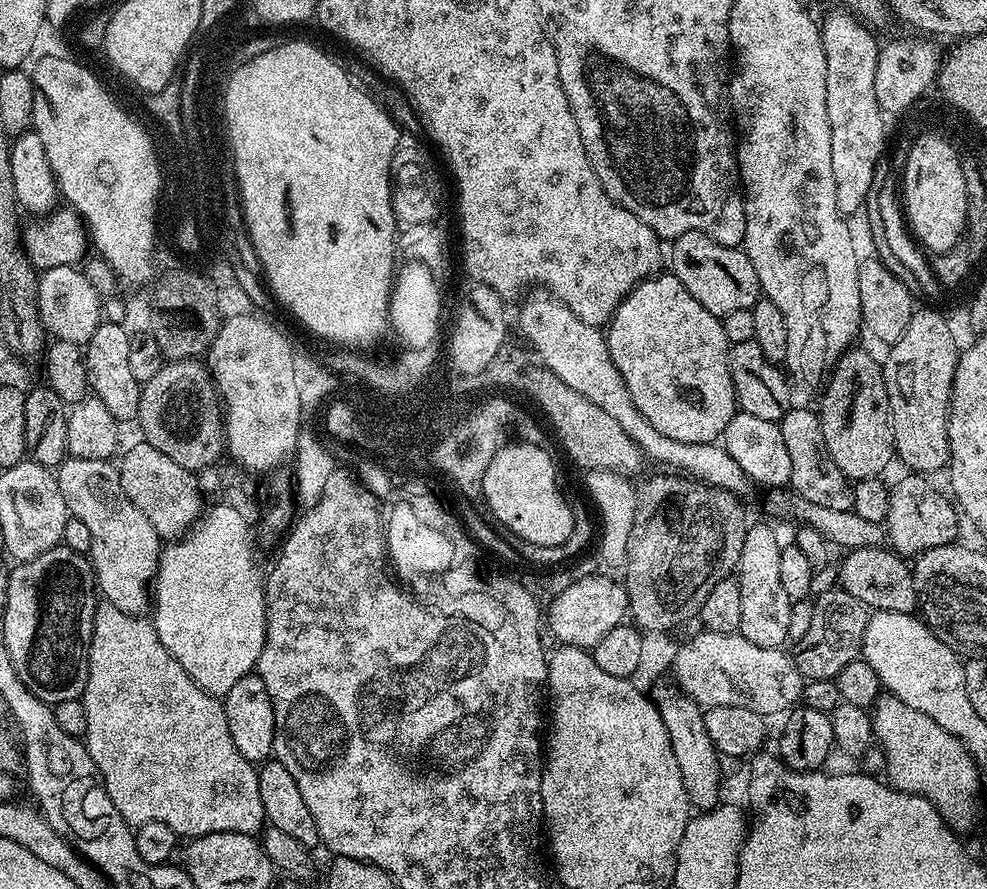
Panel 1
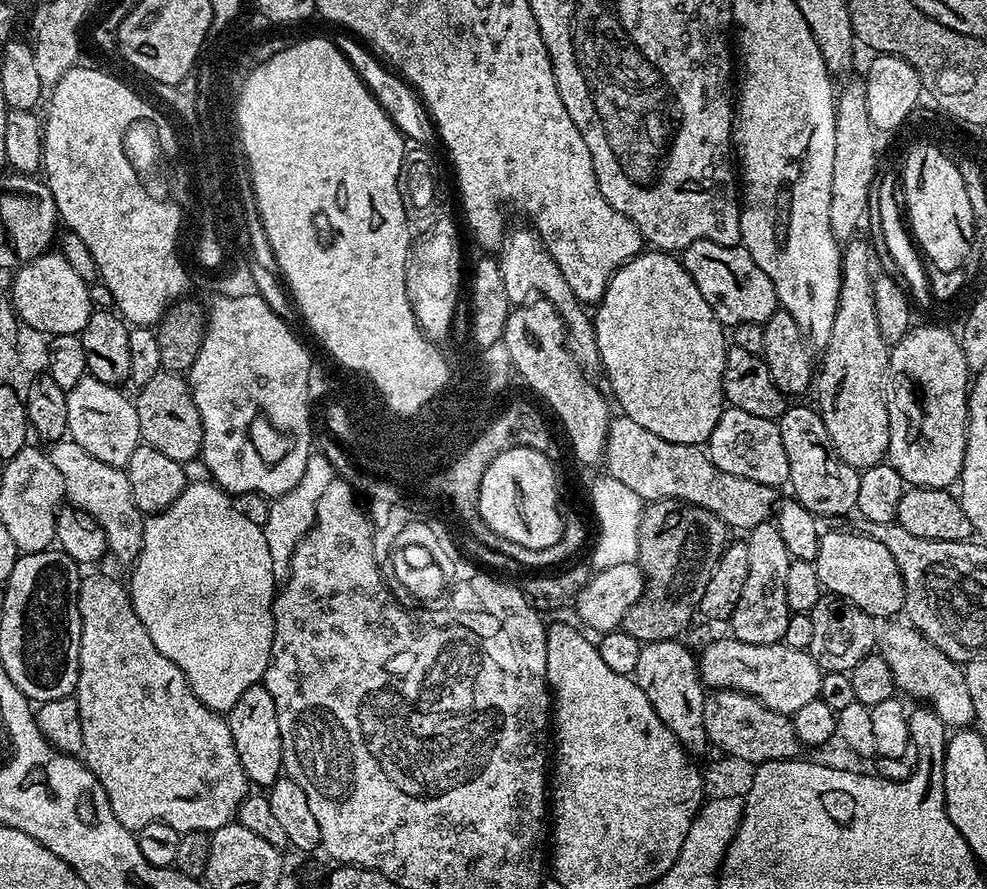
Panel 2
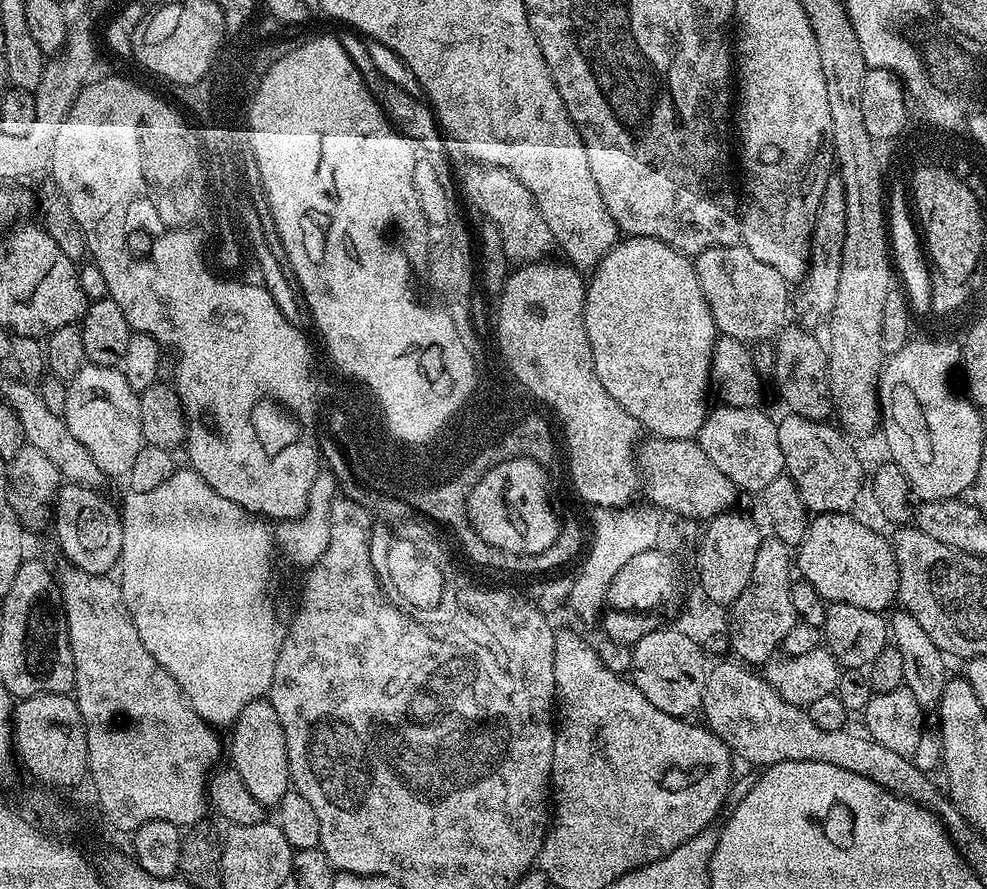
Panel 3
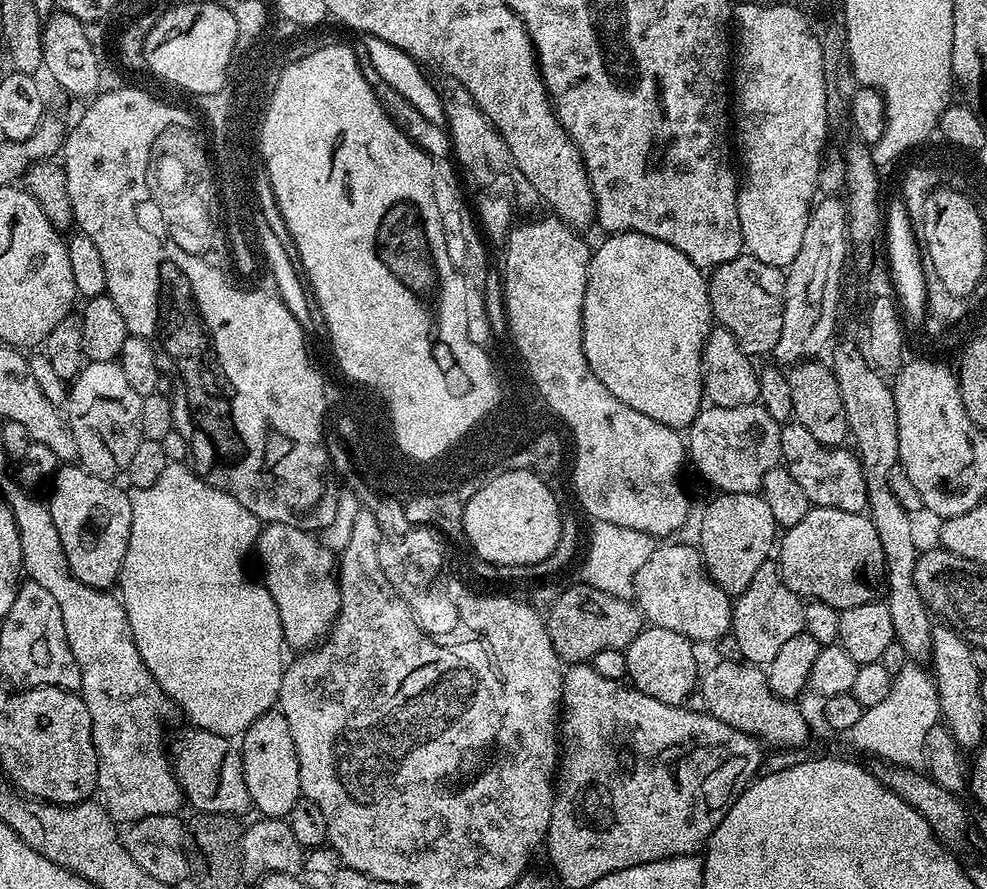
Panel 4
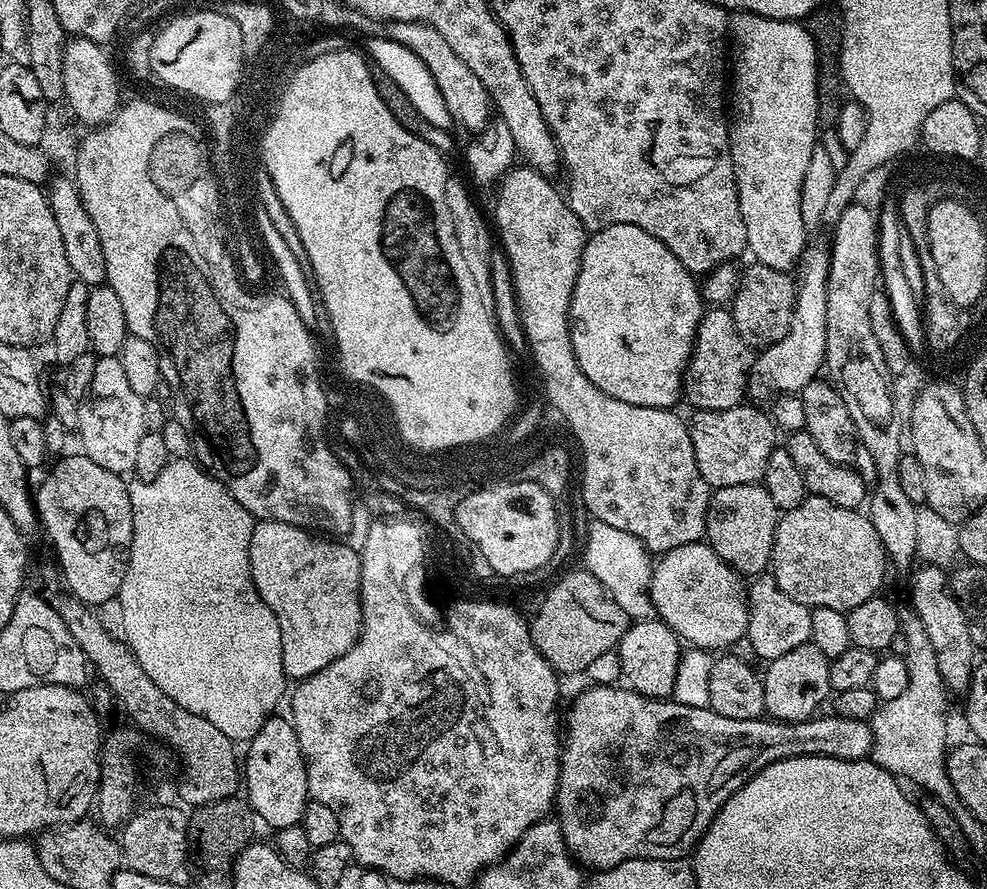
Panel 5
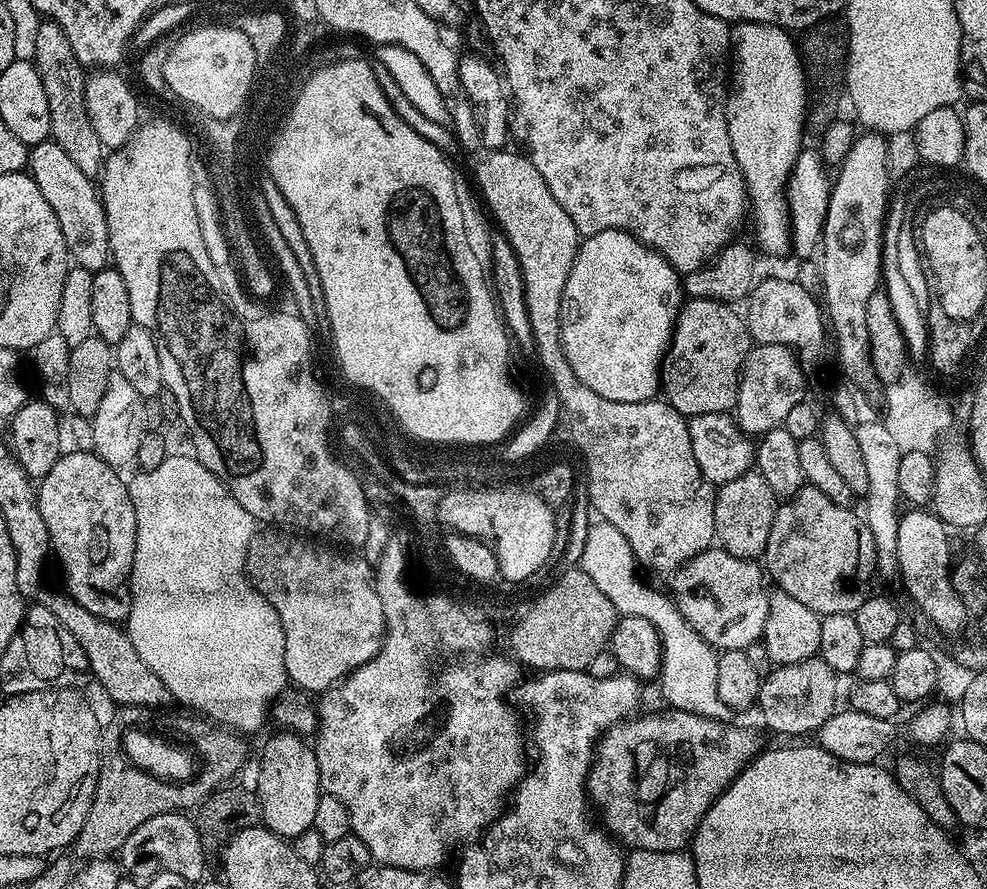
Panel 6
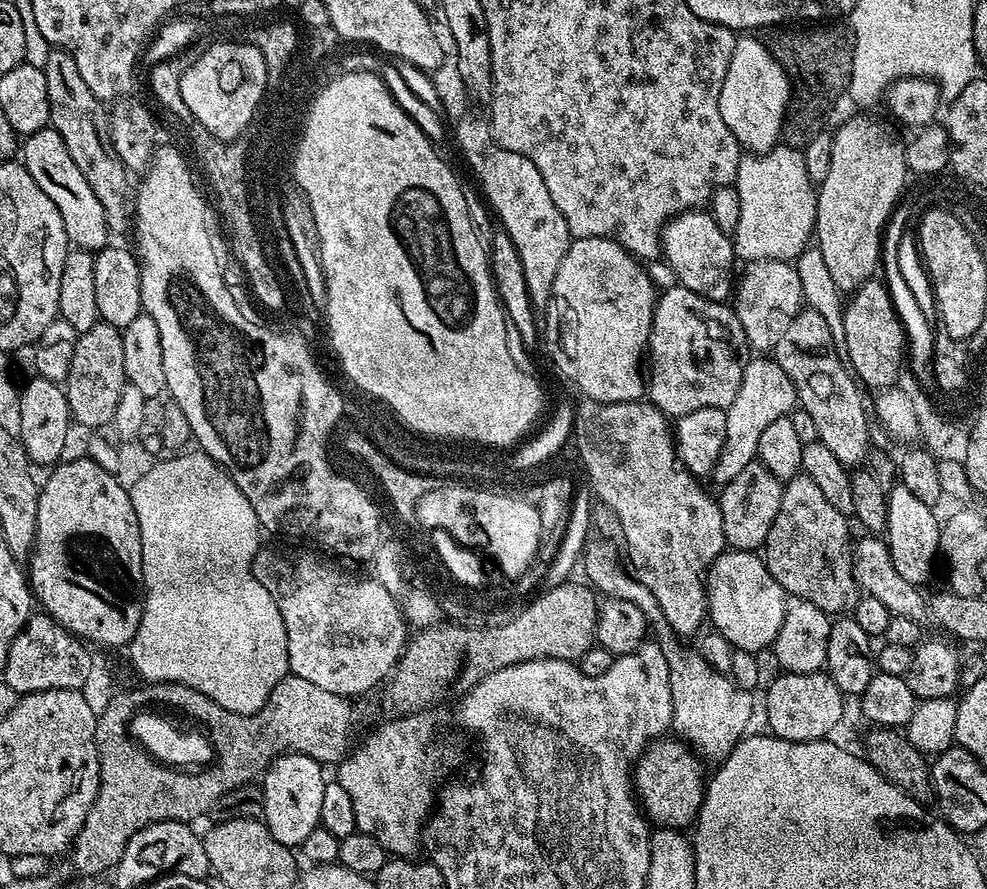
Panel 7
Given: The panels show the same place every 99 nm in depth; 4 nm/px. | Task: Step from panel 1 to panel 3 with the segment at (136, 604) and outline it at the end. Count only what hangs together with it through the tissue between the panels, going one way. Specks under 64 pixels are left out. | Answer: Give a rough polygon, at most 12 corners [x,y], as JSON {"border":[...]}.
{"border":[[16,378],[2,400],[22,421],[26,443],[58,466],[65,481],[105,483],[90,450],[63,415]]}

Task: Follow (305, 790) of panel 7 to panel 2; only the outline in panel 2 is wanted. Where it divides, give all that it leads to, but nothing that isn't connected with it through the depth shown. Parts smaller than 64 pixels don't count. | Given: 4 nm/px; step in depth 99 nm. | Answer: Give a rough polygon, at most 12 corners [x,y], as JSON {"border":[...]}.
{"border":[[263,683],[226,713],[249,785],[284,766],[278,710]]}

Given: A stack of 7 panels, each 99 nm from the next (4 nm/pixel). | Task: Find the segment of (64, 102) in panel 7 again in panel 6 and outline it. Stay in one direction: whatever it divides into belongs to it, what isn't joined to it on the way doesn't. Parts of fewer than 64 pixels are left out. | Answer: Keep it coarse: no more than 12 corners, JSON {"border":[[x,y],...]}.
{"border":[[41,19],[33,61],[51,139],[82,170],[106,149],[87,113],[86,69],[70,38]]}

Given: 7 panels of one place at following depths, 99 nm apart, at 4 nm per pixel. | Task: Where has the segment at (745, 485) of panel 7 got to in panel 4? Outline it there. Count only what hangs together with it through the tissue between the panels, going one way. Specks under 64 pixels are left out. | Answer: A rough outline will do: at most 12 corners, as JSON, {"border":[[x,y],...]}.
{"border":[[720,492],[700,516],[704,570],[729,598],[769,563],[763,495]]}

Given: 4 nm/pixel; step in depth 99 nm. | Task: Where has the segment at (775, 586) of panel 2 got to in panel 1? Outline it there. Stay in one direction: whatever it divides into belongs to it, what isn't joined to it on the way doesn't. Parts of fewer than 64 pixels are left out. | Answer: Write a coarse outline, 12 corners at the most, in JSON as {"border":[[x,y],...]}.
{"border":[[752,524],[735,575],[739,635],[754,646],[788,640],[793,600],[782,590],[782,540]]}

